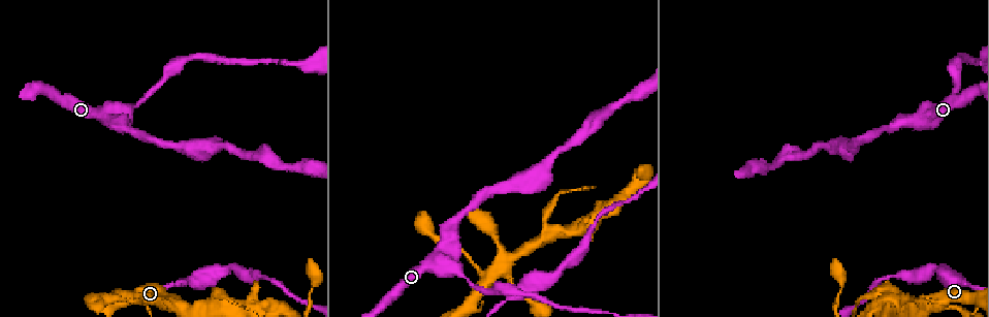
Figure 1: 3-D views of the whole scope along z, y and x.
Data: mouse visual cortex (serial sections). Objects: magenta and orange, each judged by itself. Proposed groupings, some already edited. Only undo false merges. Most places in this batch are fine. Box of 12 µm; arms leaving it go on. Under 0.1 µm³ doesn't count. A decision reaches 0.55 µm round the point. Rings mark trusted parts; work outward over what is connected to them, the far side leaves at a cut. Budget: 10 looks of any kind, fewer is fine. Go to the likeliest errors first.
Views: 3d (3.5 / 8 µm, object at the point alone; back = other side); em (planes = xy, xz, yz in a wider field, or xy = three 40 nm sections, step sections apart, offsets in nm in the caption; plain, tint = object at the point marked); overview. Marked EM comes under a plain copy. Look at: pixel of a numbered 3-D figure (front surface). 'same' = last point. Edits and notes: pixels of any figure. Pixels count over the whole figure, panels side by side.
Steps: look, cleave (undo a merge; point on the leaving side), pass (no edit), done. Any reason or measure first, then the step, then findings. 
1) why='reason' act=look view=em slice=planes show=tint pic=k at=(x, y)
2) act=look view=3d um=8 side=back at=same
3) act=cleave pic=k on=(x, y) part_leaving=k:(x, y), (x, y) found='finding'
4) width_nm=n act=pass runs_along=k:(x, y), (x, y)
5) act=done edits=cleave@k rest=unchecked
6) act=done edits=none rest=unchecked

act=look view=3d um=3.5 pic=1 at=(455, 271)

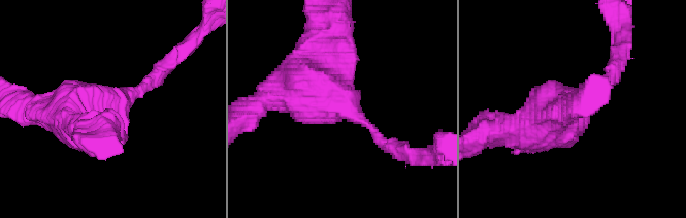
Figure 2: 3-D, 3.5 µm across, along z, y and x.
act=look view=em slice=planes show=tint pic=2 at=(113, 103)

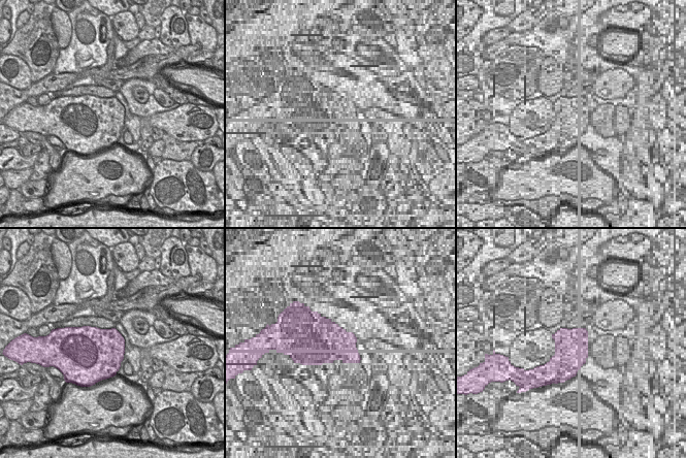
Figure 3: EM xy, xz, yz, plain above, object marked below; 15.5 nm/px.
act=pass runs_along=2:(285, 96), (332, 98), (393, 149) found='continuous, no second cell'

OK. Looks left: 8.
why='looks like a crossing' act=look view=3d um=3.5 pic=1 at=(501, 259)

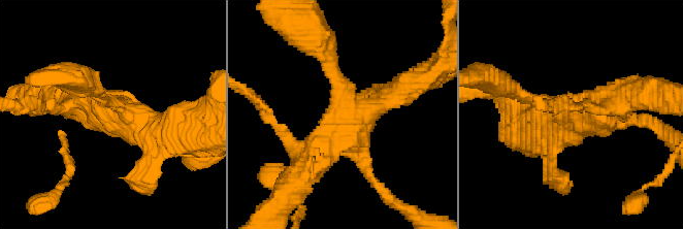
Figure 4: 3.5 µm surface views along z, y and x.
arms=4 arm_widths_nm=150,200,350,450 act=look view=em slice=planes show=tint pic=4 at=(111, 104)

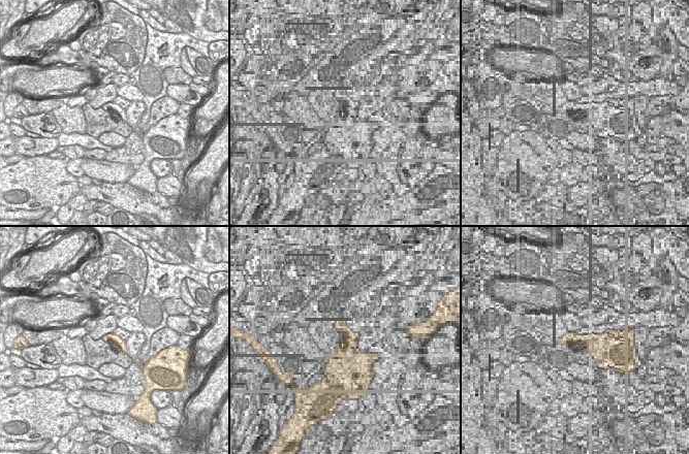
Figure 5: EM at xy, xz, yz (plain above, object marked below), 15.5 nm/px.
act=pass runs_along=4:(303, 172), (331, 140), (404, 86) found='all the same cell'

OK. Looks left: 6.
why='two arms in line, one across' act=look view=3d um=3.5 pic=1 at=(220, 305)

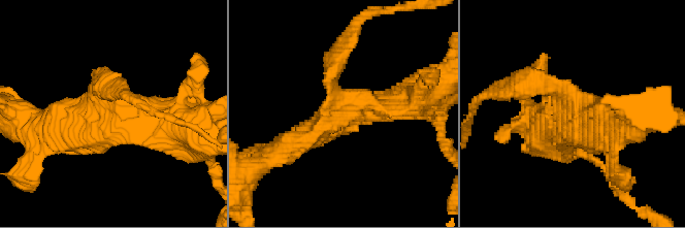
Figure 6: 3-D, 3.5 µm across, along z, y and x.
act=look view=em slice=xy step=5 show=tint pic=6 at=(117, 111)

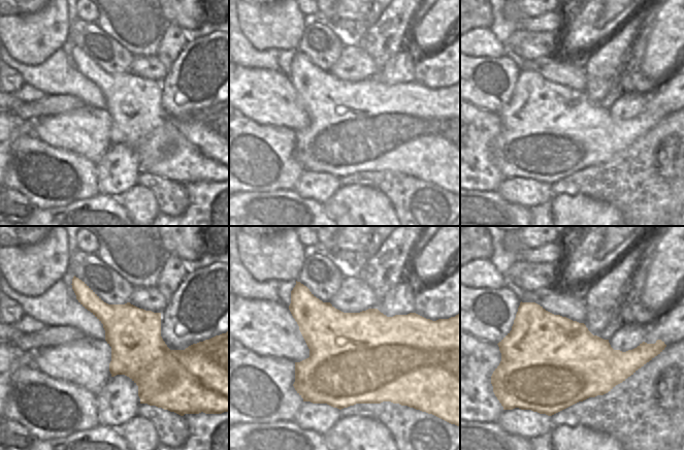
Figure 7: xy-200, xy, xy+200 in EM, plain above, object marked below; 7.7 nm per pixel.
act=pass runs_along=6:(284, 148), (347, 112), (406, 100) found='all the same cell'

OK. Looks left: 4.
why='thick turns thin' act=look view=3d um=8 pic=1 at=(956, 71)

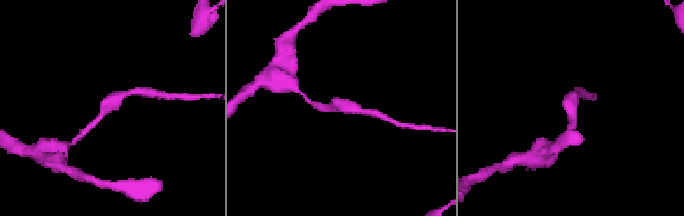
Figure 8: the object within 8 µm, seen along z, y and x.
act=look view=3d um=3.5 pic=8 at=(339, 109)

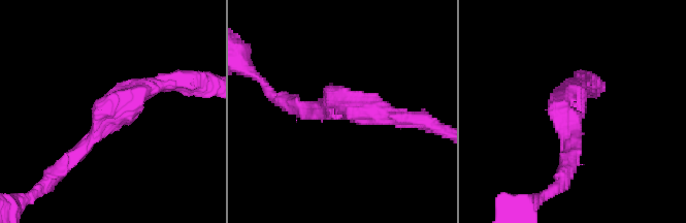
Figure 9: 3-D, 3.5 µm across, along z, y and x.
why='shape alone is not enough' act=look view=em slice=xy step=3 show=tint pic=9 at=(571, 122)

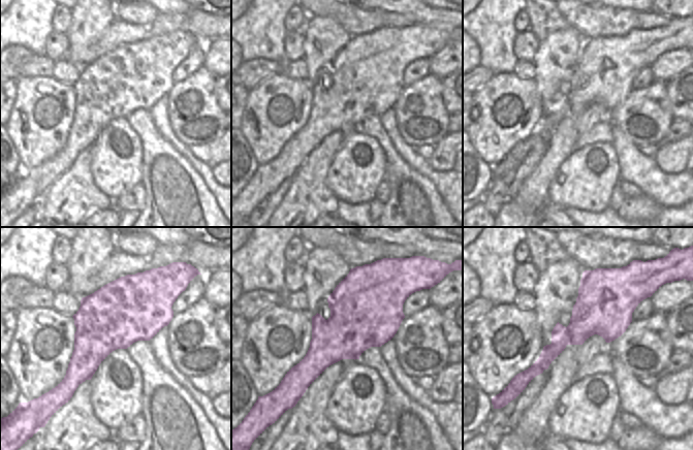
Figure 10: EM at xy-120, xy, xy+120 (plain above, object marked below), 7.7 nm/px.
width_nm=500 act=pass runs_along=9:(56, 173), (134, 91), (160, 85) found='continuous, no second cell'

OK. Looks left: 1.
act=done edits=none rest=unchecked

